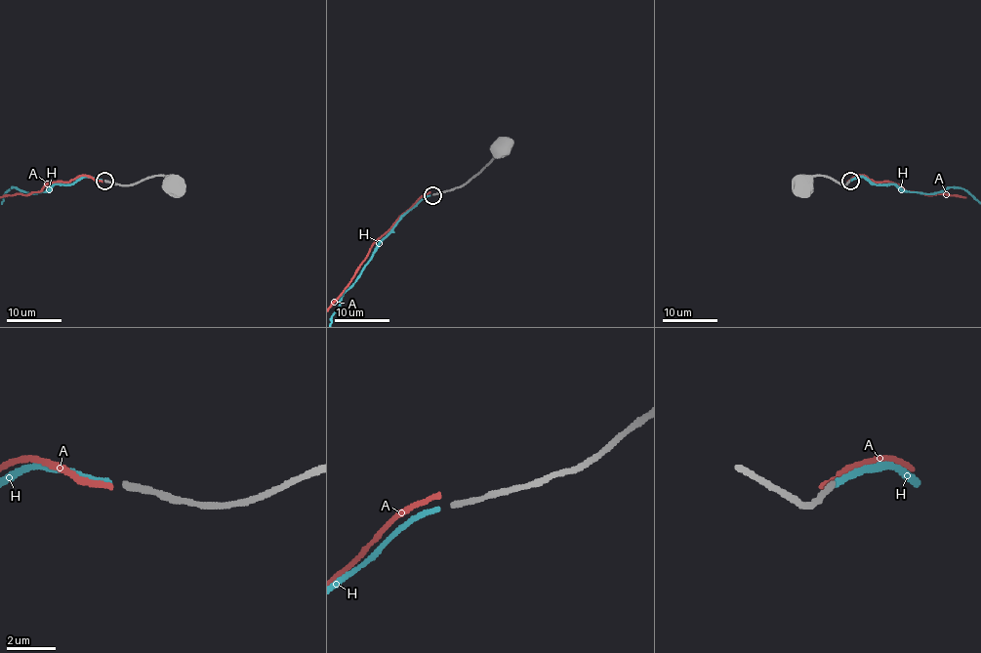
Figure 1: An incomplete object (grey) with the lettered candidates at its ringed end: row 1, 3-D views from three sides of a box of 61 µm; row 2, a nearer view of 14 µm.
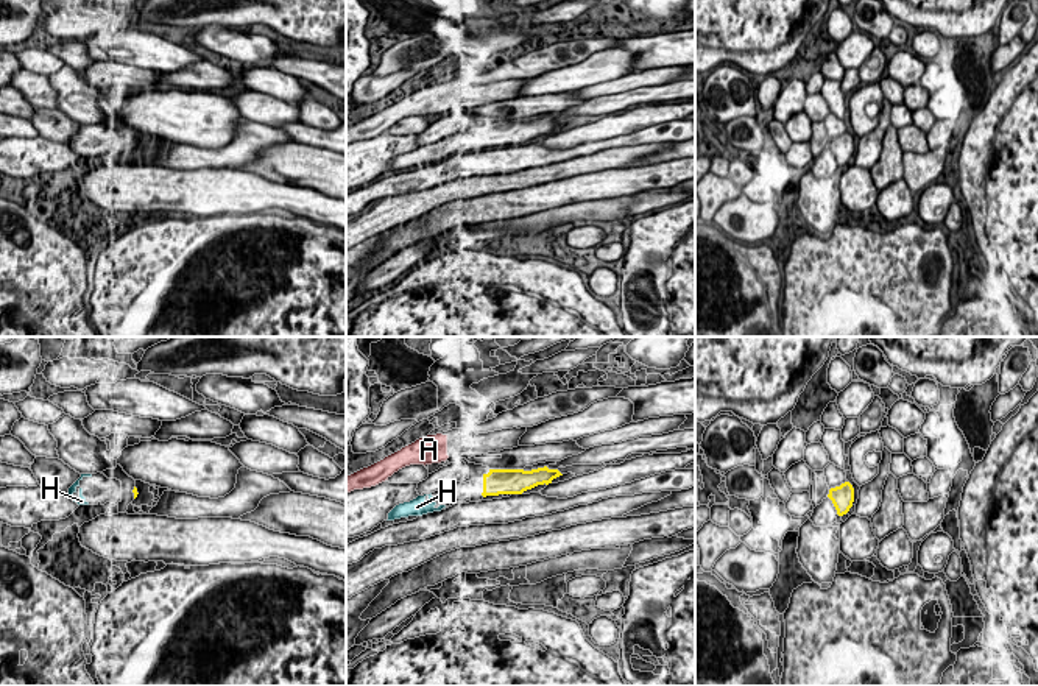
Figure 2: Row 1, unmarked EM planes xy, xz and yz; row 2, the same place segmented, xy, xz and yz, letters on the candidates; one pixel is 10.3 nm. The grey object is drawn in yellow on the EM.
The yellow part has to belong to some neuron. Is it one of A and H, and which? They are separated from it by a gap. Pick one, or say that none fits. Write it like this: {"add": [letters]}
{"add": ["H"]}

